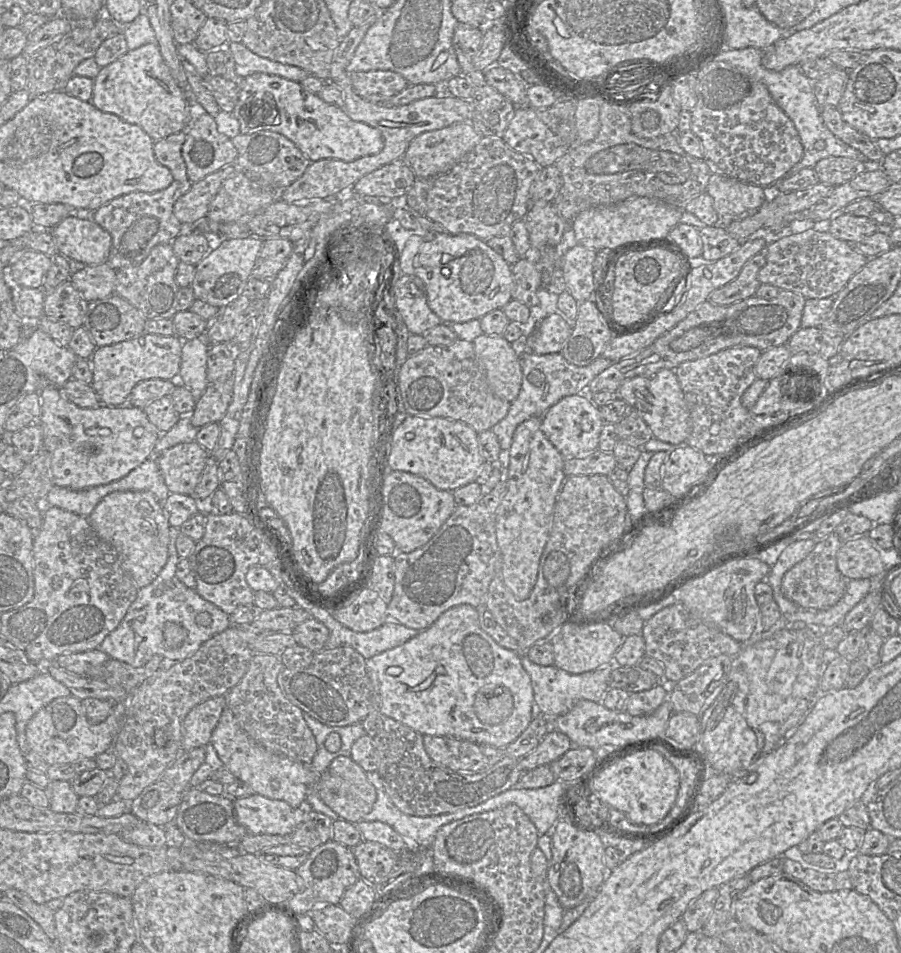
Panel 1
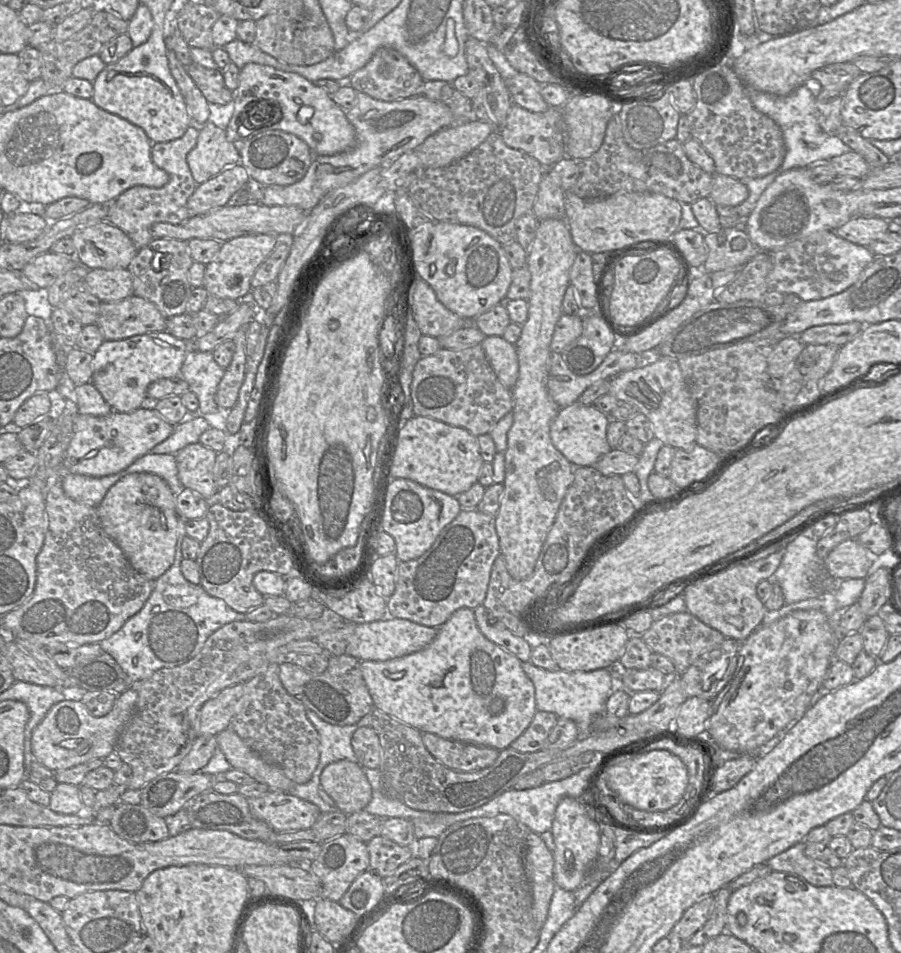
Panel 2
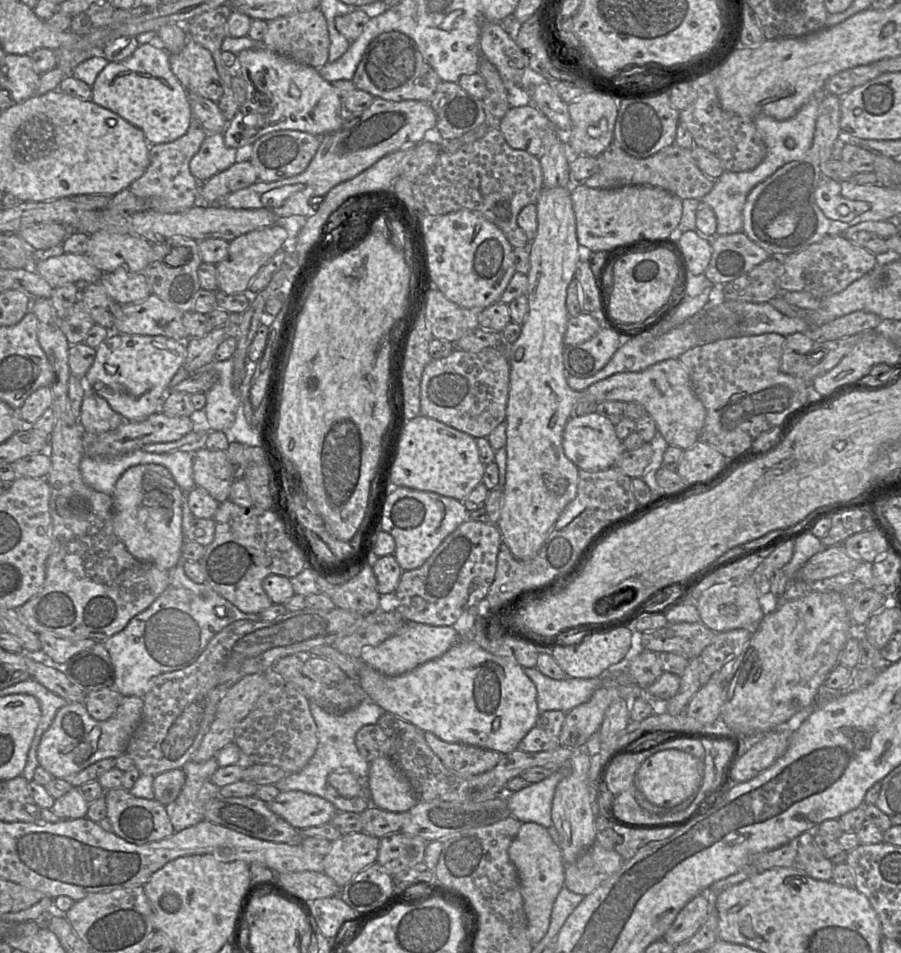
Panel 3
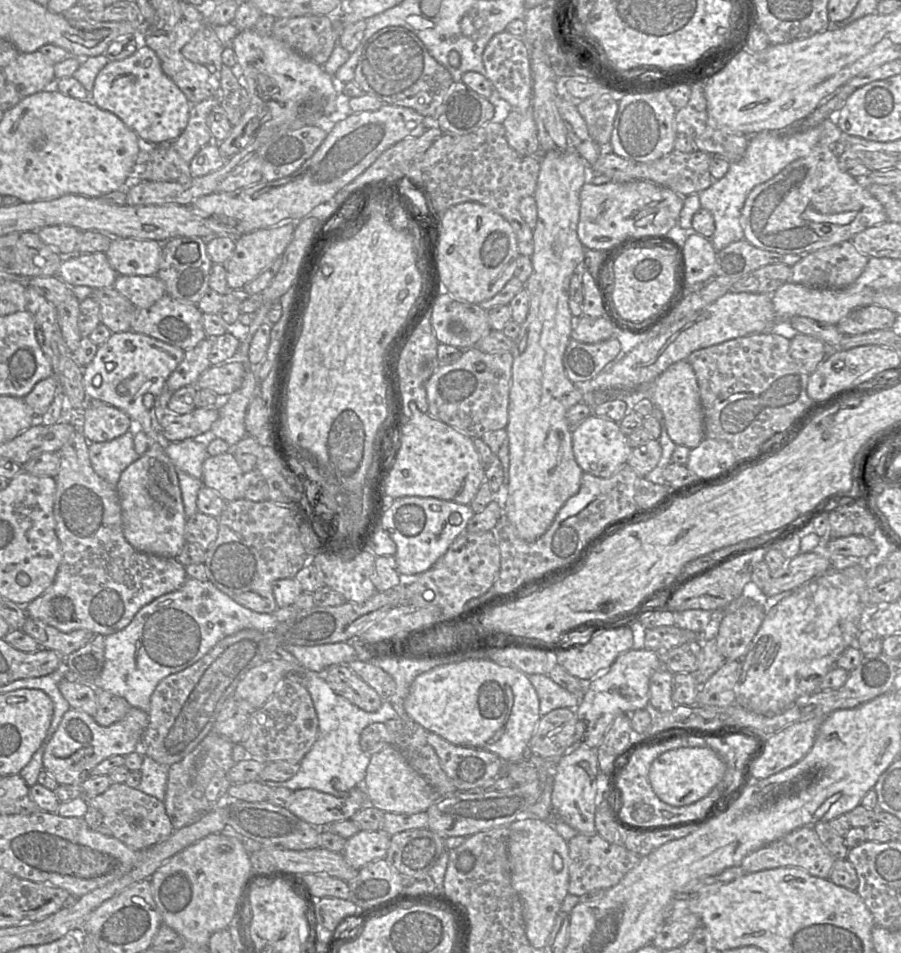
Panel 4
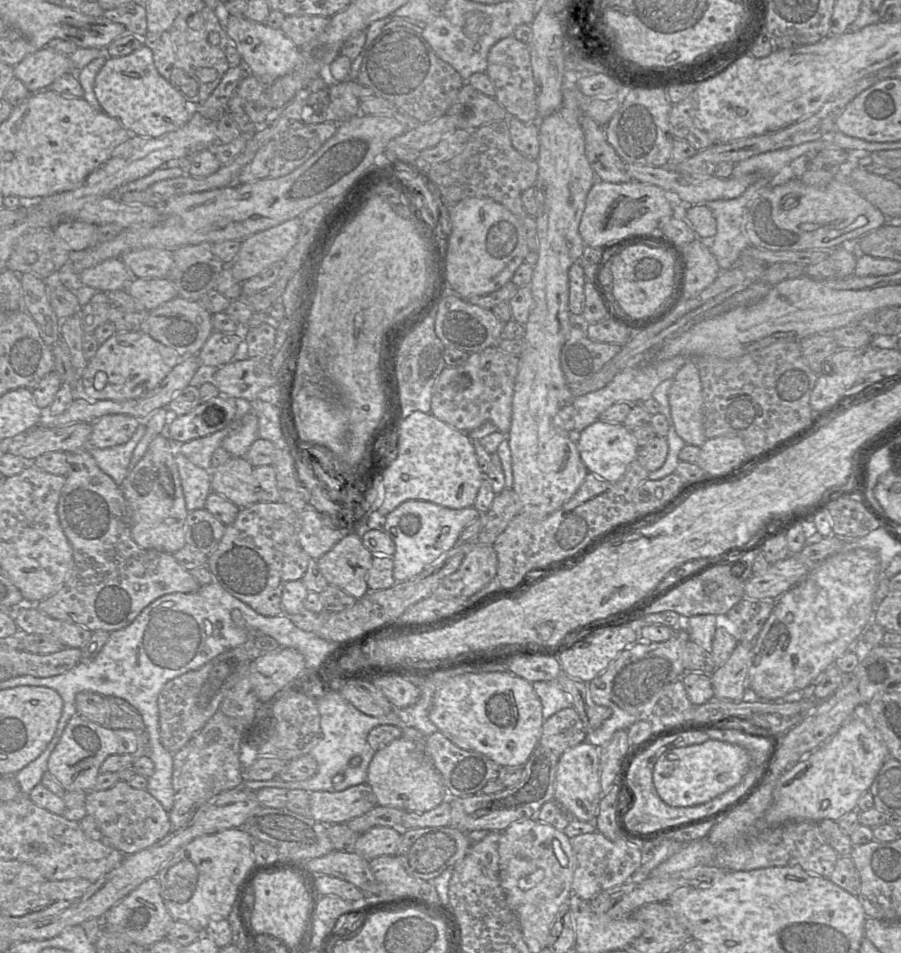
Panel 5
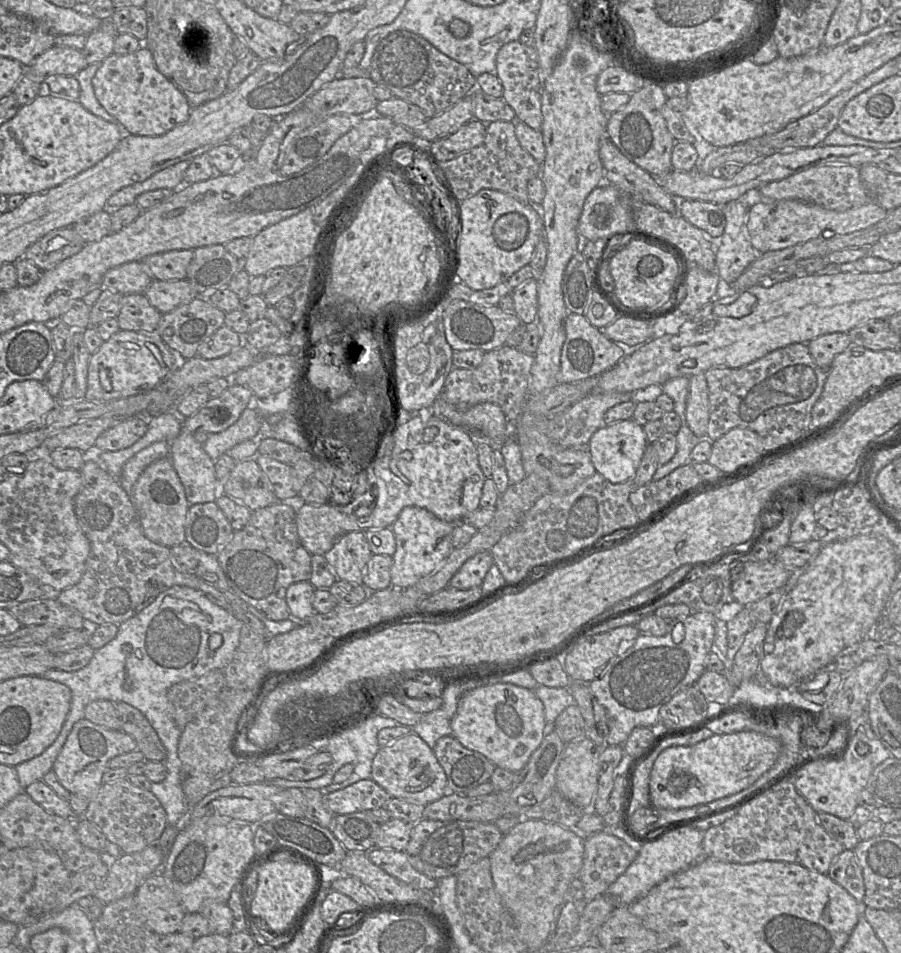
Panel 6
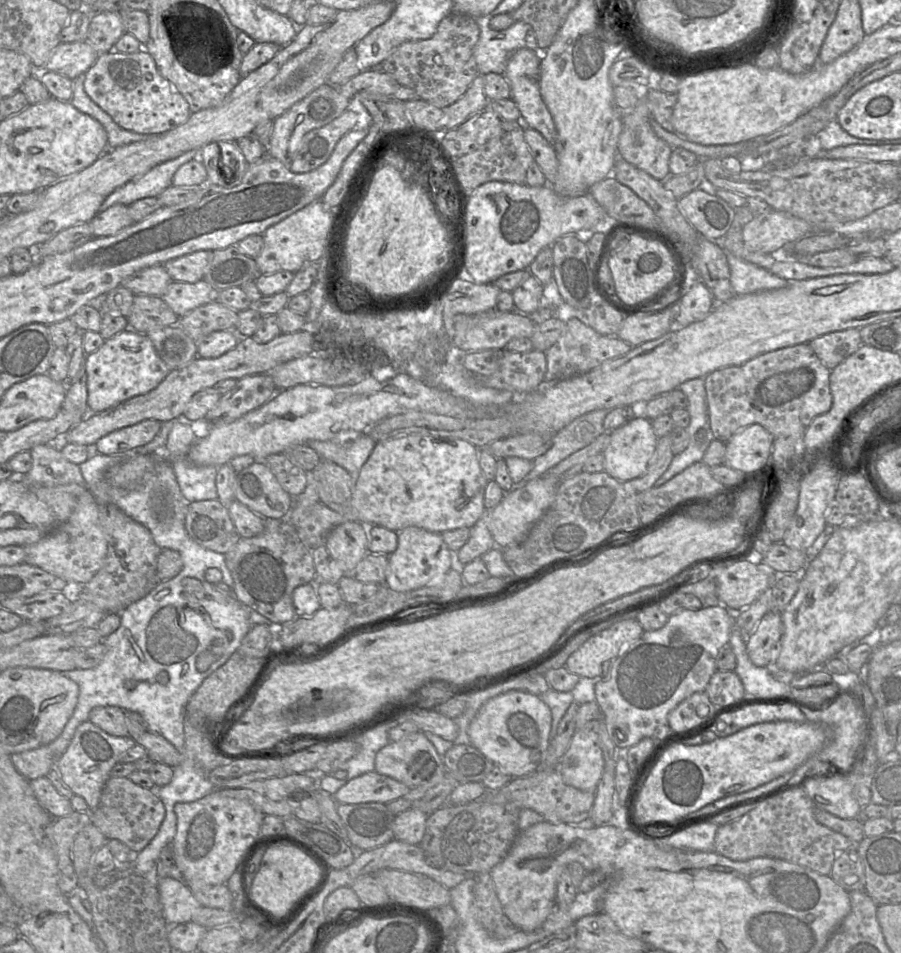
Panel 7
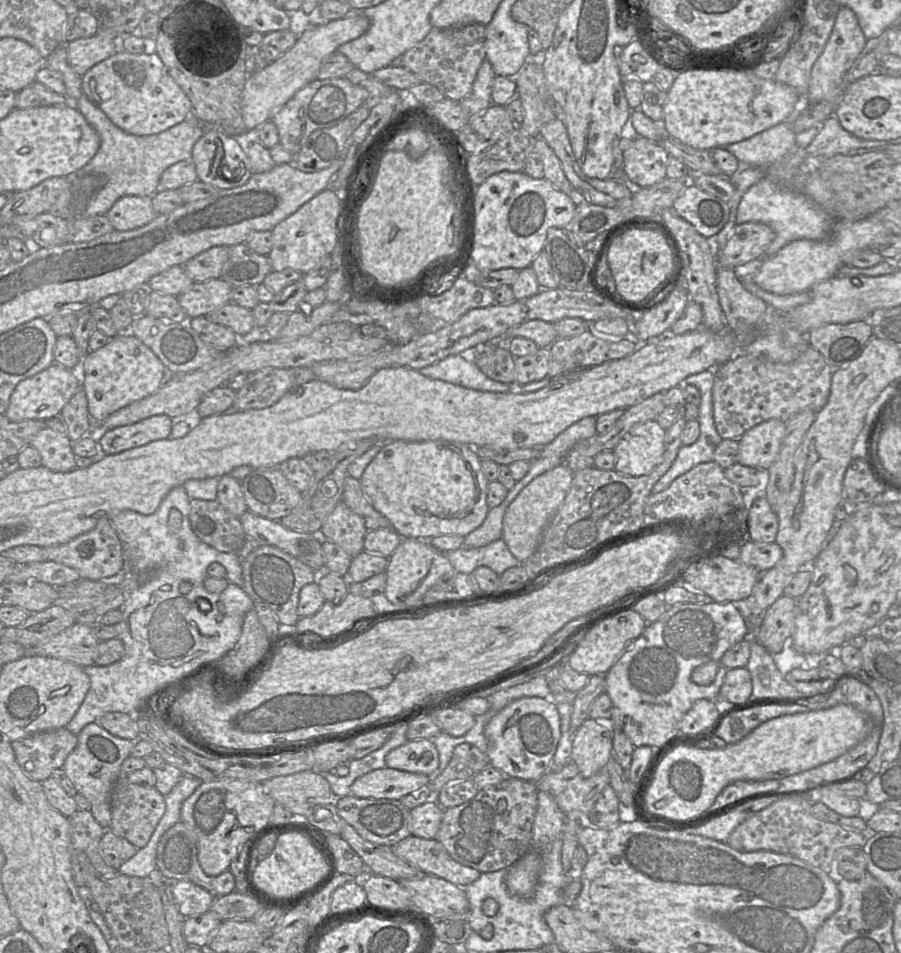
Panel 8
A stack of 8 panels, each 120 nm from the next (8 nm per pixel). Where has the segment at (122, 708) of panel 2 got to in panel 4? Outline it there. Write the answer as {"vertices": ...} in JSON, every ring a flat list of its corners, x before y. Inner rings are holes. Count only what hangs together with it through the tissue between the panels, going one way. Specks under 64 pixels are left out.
{"vertices":[[131,707,125,717,110,726,99,725,92,716,79,709,69,709,48,743,43,754,43,768,59,785,80,786,91,771,111,756,127,756,139,750,148,725,148,714]]}

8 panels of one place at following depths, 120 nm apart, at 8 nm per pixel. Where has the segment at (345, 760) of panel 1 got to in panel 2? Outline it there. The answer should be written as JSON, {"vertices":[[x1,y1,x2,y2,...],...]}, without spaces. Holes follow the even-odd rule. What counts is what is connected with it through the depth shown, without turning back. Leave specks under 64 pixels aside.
{"vertices":[[347,760,326,766,320,775,320,786,346,816,363,810,372,798,362,767]]}

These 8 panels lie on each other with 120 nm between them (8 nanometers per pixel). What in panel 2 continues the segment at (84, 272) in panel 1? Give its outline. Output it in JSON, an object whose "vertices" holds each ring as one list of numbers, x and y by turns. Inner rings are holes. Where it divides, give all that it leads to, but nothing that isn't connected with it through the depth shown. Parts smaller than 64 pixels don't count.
{"vertices":[[92,269,84,282,87,289,101,302,115,302,133,295,132,275,128,269]]}

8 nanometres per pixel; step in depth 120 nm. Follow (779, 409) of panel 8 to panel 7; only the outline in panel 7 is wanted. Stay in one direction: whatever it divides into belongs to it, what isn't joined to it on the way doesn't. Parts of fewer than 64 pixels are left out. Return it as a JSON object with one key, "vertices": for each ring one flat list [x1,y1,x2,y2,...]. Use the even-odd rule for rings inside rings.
{"vertices":[[800,343,708,374,704,378,707,407,715,439,727,442,739,429,760,424,774,438,789,437,801,442,811,421,832,406,830,373,810,345]]}

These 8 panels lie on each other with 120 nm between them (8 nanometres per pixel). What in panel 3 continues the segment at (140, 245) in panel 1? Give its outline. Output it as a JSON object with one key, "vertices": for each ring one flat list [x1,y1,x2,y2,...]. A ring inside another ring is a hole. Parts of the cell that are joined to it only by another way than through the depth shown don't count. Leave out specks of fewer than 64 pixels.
{"vertices":[[193,117,187,132,180,138,150,145,150,164,145,173,132,182,129,190,137,197,149,200,149,210,160,213,177,213,196,205,199,202,200,183,190,172,189,164,207,134,201,122]]}

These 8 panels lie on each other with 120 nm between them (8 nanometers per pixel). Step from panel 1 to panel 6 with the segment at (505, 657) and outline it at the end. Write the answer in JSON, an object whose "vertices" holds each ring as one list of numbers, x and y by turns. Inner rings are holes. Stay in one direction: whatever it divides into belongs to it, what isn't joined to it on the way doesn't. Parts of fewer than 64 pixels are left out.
{"vertices":[[497,683,466,692,451,720,452,736,465,748,484,755,496,767,520,772,548,731,544,705,533,690]]}

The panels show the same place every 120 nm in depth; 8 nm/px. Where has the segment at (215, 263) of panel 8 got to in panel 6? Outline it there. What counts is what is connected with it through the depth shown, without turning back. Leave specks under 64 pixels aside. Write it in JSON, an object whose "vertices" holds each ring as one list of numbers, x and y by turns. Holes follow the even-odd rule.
{"vertices":[[172,250,148,256,139,262,145,264,153,280,184,280,192,258,192,250]]}

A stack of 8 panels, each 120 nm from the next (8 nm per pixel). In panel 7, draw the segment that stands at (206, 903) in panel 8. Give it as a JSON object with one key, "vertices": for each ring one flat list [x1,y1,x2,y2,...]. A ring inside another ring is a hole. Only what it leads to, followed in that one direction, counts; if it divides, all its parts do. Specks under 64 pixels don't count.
{"vertices":[[179,875,156,879,156,885,170,926,190,922,195,911,203,907]]}

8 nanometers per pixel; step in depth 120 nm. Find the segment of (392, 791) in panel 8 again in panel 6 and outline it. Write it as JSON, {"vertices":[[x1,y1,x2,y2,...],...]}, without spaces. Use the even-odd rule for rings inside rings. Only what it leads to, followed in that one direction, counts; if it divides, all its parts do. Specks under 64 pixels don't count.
{"vertices":[[371,778,324,795,325,804,334,815,385,808,385,804,392,798]]}

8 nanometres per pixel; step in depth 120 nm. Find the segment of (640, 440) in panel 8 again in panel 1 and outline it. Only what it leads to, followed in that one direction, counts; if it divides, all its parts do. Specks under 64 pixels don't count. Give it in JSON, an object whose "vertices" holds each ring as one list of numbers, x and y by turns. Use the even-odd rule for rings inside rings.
{"vertices":[[588,393,575,394,562,398,550,407,541,419,543,433,564,459,582,458,598,449,599,437,605,422,602,419,600,409,592,403]]}

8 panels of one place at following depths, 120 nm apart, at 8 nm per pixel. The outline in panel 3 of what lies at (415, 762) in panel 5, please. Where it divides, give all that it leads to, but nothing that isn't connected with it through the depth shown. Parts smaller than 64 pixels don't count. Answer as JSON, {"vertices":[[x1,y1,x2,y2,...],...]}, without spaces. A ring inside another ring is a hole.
{"vertices":[[385,756,369,764,369,792,374,807,392,813,403,813,418,800,402,772]]}

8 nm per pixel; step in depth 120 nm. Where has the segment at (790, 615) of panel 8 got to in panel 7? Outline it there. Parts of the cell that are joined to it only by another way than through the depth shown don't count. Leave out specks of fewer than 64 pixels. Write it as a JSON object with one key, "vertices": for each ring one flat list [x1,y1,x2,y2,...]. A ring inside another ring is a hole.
{"vertices":[[768,611,753,632,746,636,747,653,755,666,767,667,775,648,780,646,782,634,781,612]]}

